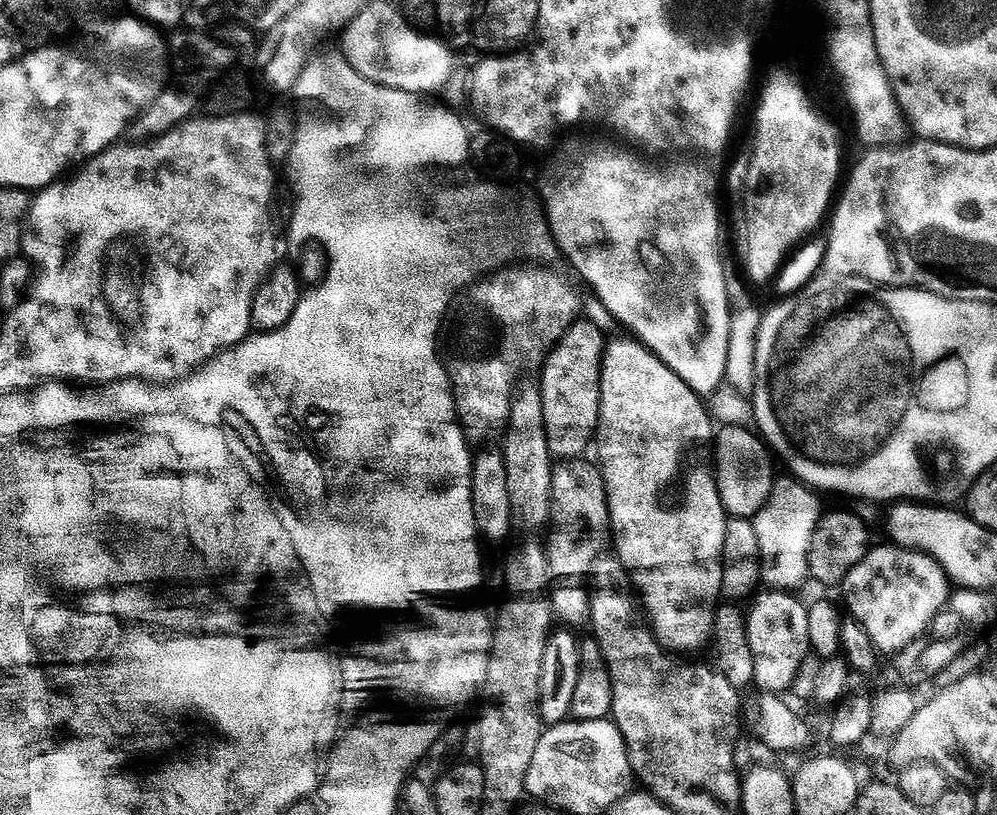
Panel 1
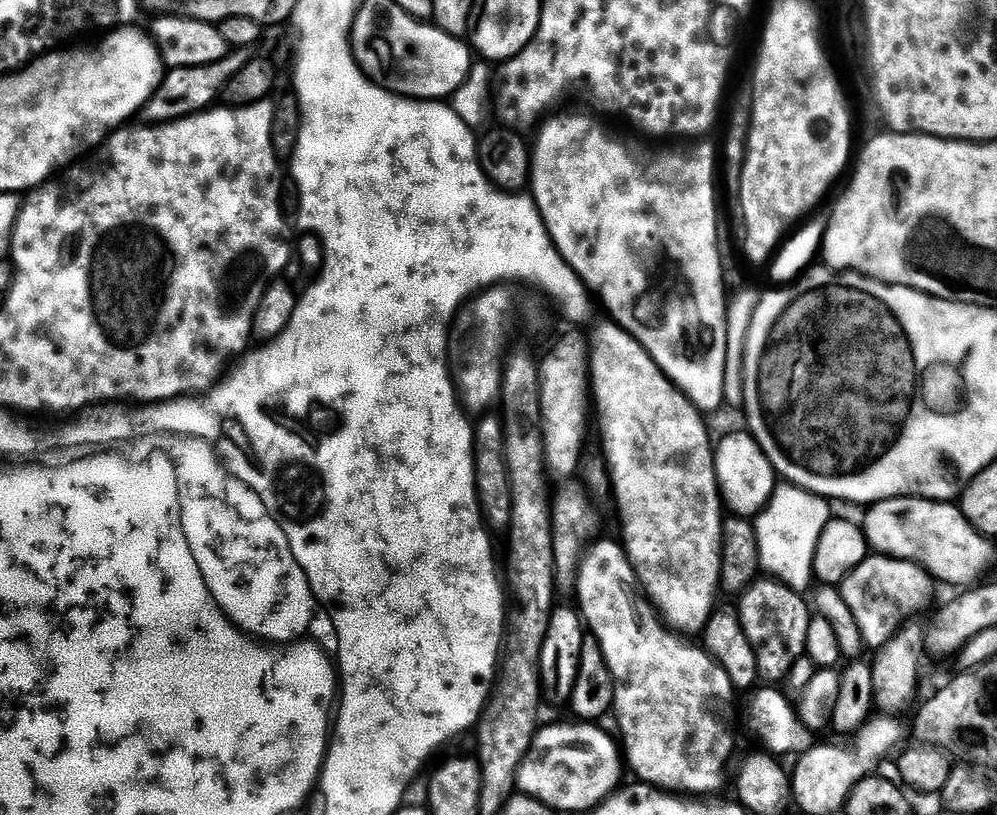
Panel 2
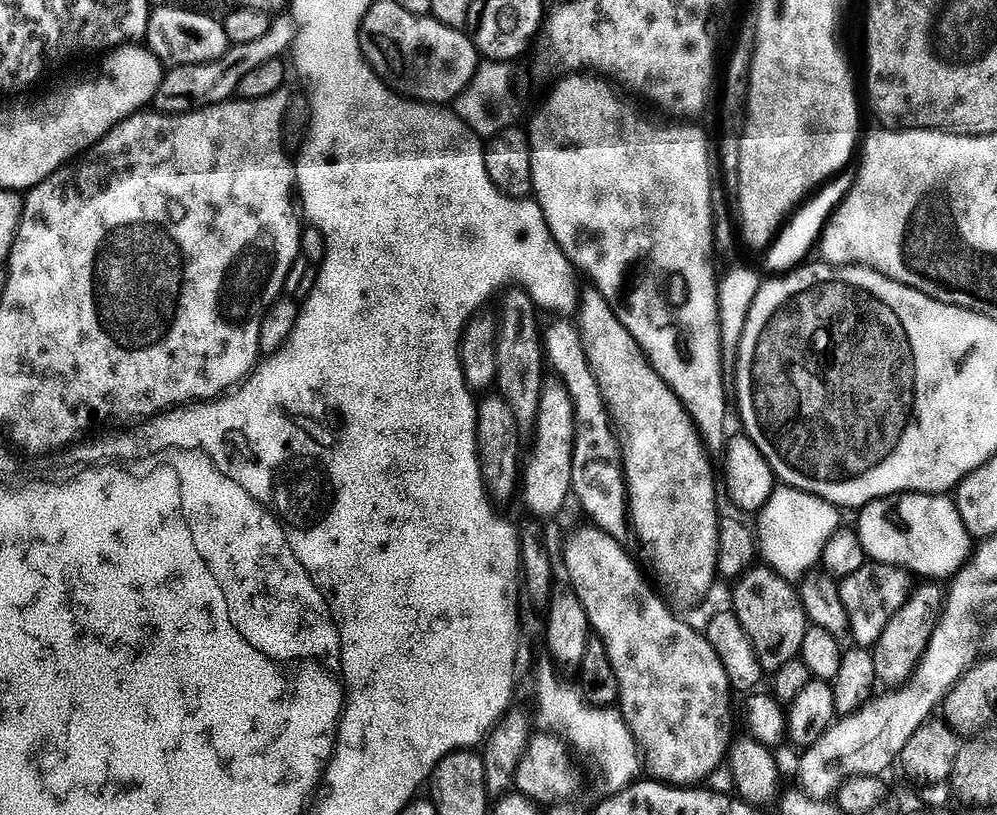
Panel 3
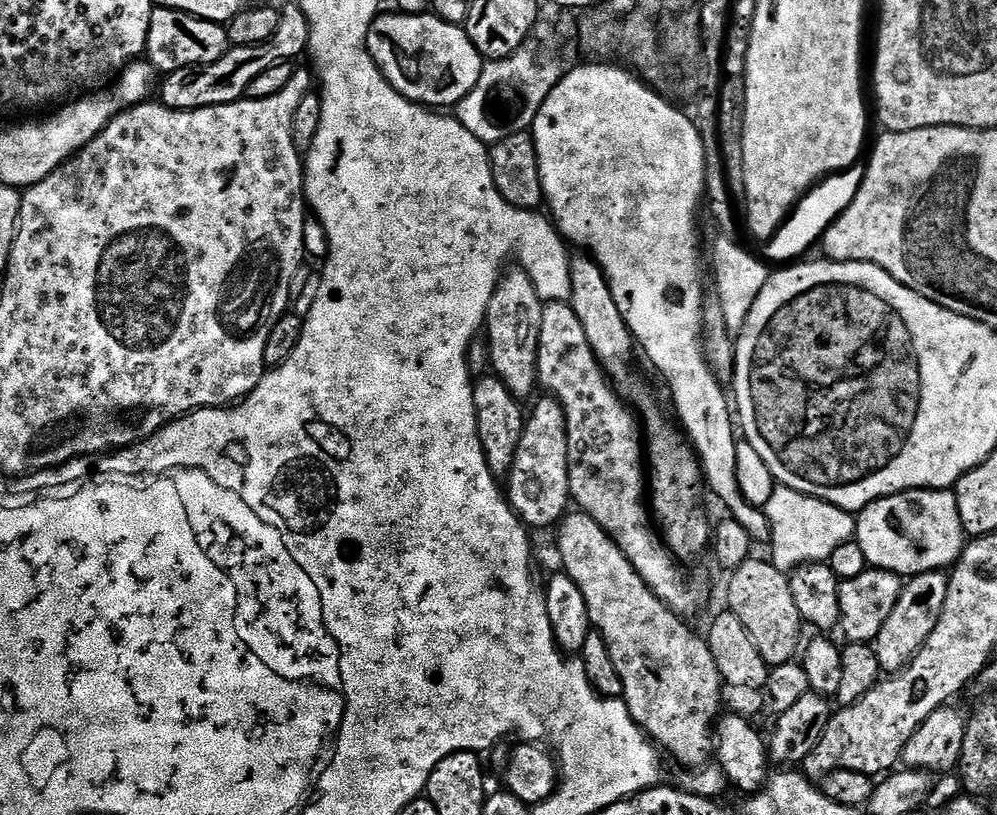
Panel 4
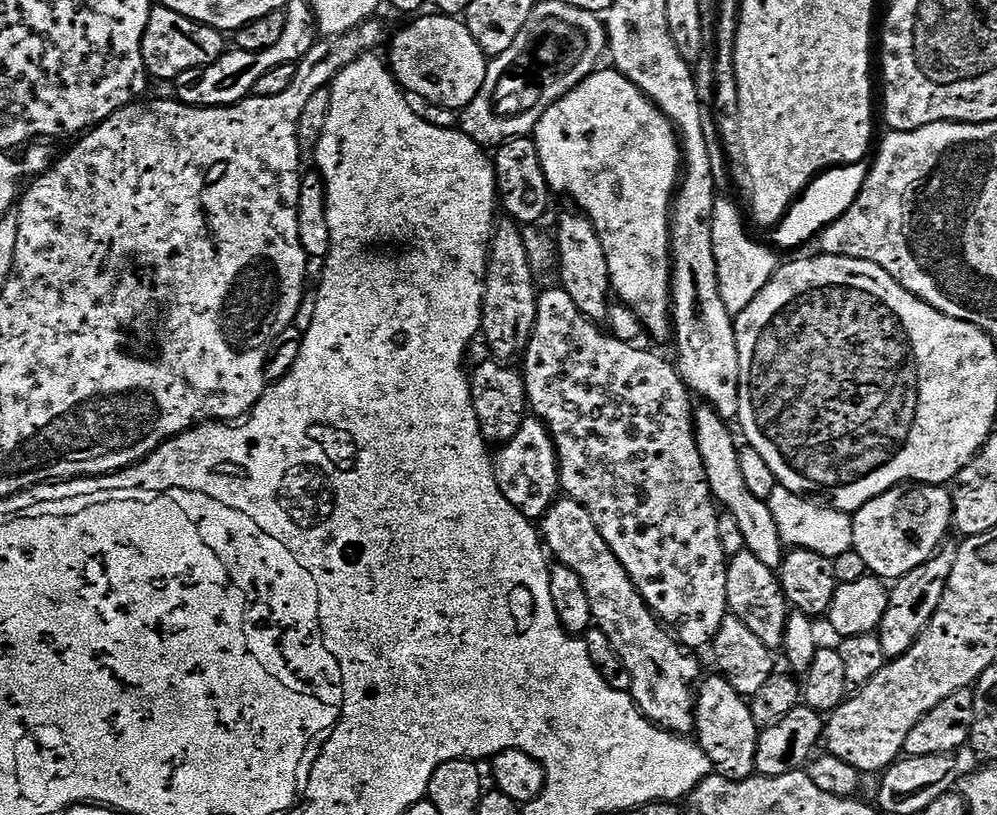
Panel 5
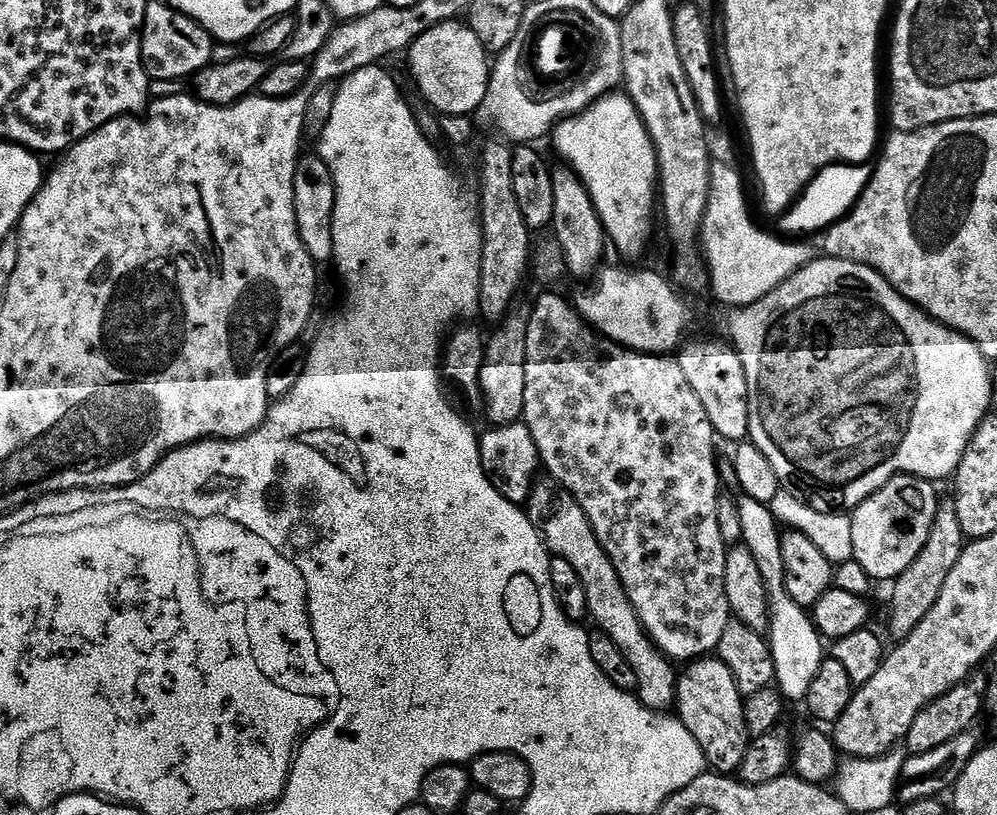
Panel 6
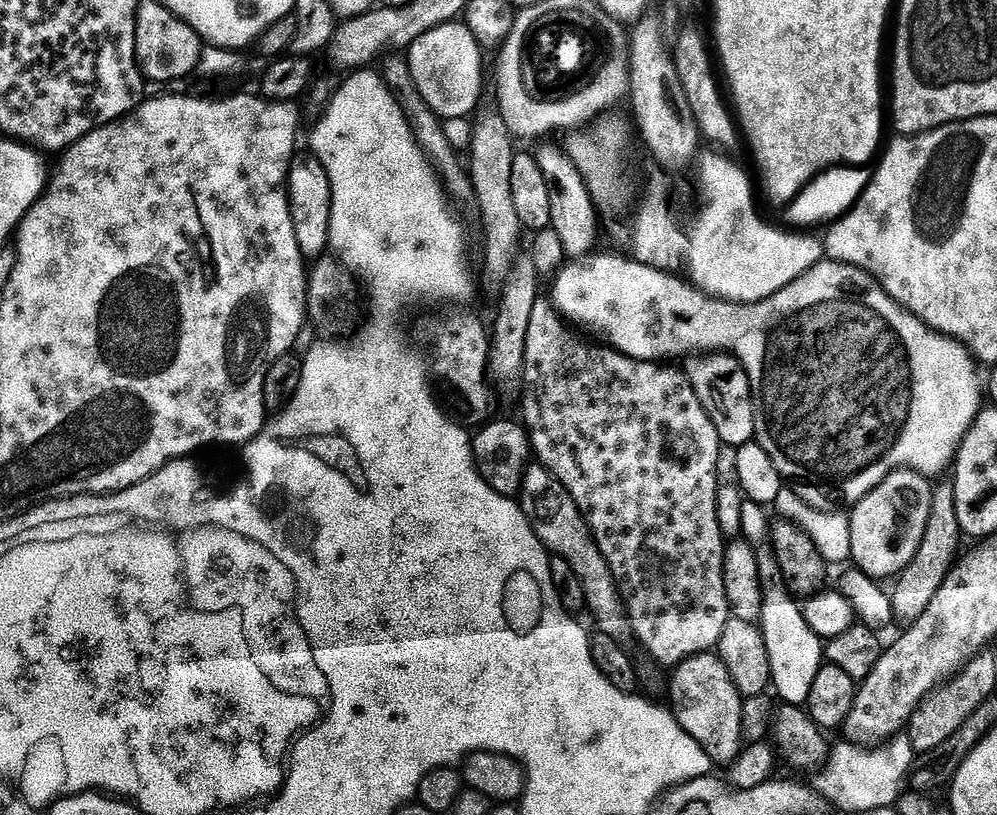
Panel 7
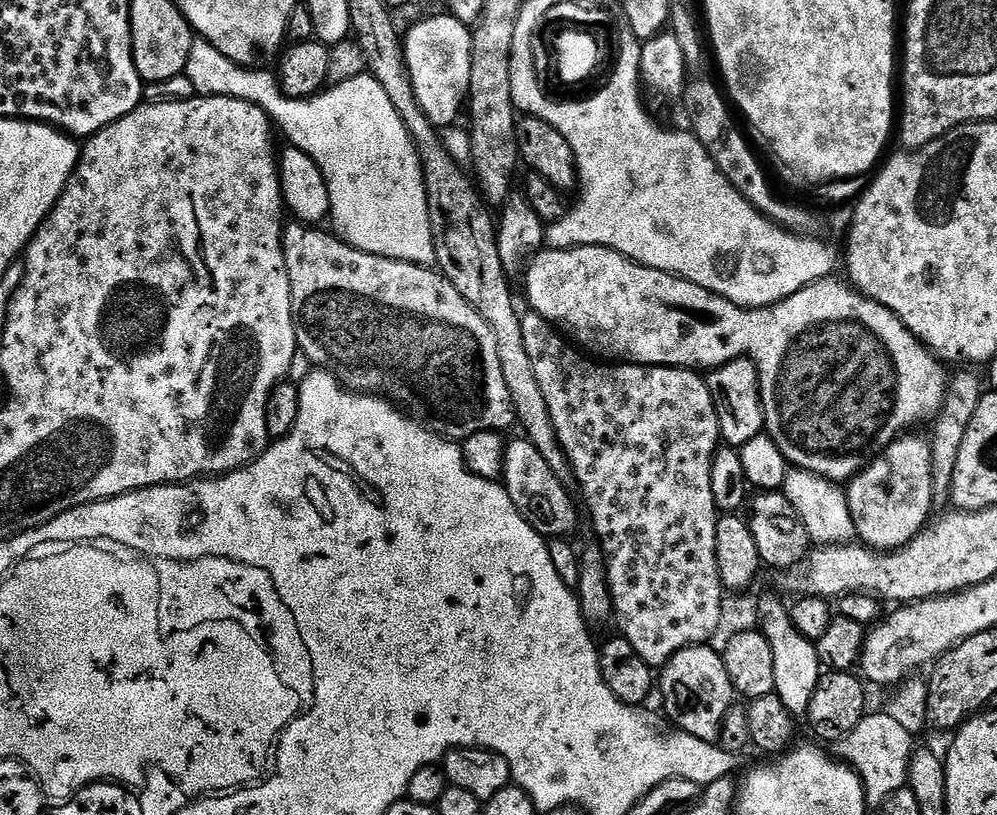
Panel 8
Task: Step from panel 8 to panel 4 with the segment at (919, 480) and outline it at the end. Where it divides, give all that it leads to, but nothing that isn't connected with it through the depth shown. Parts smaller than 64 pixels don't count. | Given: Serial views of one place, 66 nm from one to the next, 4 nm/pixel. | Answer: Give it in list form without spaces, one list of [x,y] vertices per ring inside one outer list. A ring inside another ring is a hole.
[[[913,490],[884,496],[859,511],[854,540],[860,545],[862,554],[866,554],[871,567],[893,572],[901,578],[951,569],[966,547],[966,533],[958,514],[956,493],[952,490]]]

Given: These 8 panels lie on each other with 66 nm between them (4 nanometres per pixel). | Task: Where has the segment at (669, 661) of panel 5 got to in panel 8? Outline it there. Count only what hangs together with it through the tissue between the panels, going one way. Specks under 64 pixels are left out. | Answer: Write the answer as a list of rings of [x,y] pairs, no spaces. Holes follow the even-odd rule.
[[[519,438],[507,445],[505,450],[502,483],[510,494],[514,506],[530,522],[530,526],[539,536],[545,538],[568,538],[580,524],[580,516],[576,513],[576,504],[572,501],[573,493],[550,470],[546,458],[538,454],[538,450],[526,438]]]

